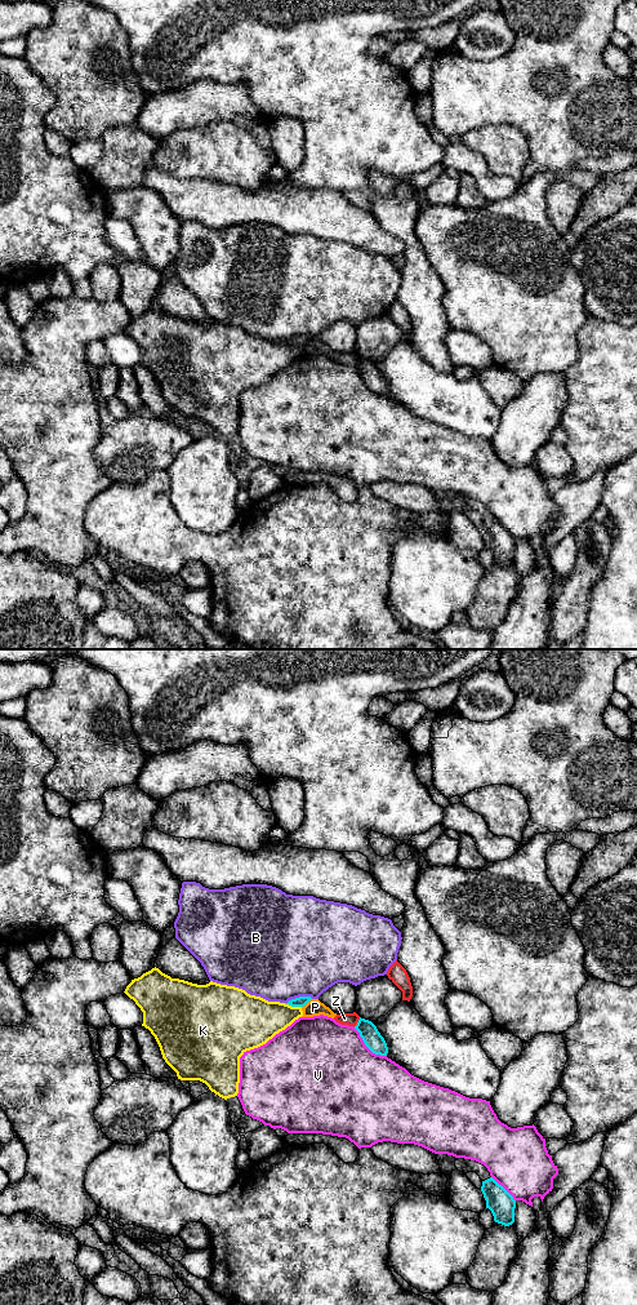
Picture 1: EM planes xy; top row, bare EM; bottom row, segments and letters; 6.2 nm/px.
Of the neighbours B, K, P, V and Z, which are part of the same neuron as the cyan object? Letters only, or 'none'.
none

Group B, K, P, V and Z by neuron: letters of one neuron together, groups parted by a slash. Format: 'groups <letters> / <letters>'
groups B / K / P Z / V

